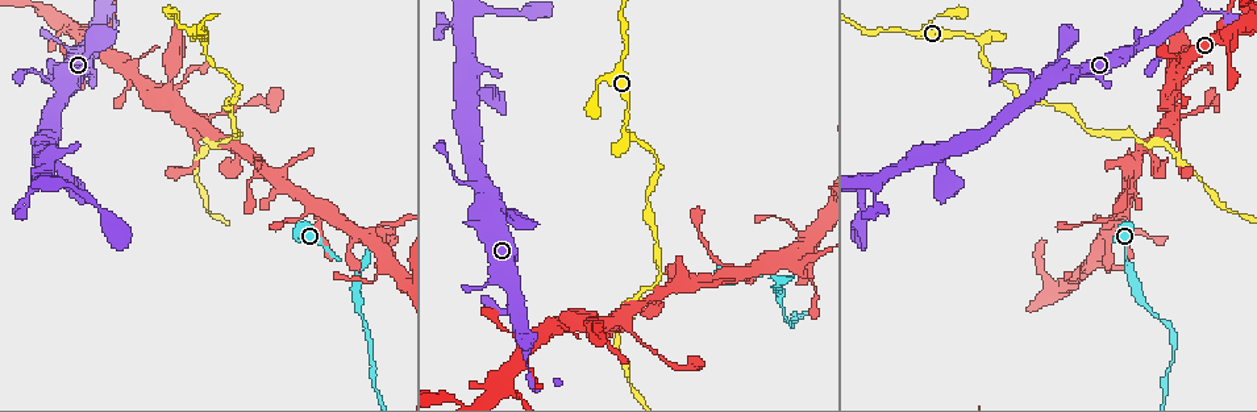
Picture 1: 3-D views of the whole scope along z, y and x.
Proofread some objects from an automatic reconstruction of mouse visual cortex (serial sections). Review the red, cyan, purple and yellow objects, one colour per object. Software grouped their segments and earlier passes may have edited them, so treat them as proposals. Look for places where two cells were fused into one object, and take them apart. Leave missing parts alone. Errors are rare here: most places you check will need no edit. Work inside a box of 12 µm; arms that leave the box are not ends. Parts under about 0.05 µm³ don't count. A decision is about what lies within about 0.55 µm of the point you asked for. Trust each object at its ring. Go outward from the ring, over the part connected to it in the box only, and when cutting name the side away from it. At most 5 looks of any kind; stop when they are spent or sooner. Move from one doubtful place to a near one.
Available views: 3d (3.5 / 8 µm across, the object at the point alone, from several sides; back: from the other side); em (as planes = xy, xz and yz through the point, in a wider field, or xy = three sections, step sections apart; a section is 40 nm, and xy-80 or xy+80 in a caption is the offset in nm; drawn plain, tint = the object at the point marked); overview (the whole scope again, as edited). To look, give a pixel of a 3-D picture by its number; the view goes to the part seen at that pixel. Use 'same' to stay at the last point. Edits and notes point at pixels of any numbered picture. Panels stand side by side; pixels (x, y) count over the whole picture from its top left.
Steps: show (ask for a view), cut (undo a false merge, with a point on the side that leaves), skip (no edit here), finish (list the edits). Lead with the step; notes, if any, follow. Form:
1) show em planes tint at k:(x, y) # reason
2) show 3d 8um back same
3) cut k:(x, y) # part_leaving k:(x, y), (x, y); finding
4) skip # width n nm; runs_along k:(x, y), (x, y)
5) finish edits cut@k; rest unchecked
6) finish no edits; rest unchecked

show 3d 3.5um back at 1:(201, 43)

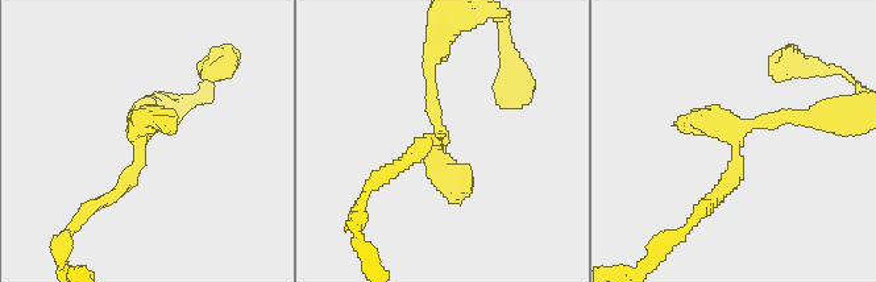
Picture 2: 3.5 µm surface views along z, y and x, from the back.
show em planes tint at 2:(141, 129)

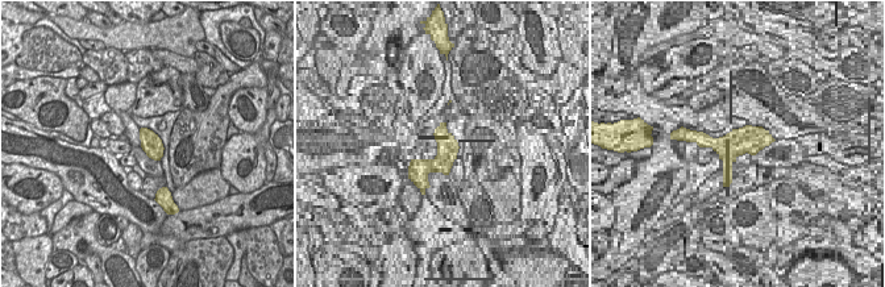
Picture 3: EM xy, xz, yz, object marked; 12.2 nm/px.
skip # runs_along 2:(820, 119), (742, 127), (715, 199); continuous, no second cell

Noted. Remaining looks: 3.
show 3d 3.5um at 1:(1181, 156) # calibre changes

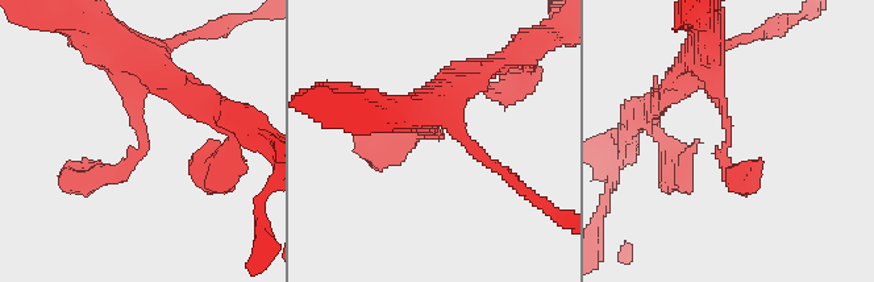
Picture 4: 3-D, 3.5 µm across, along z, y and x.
show em xy step 5 tint at 4:(139, 137) # now the EM

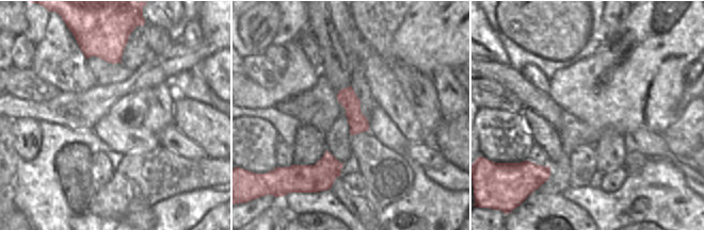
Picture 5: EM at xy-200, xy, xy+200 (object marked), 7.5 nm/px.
skip # arm_widths 250, 250 nm; runs_along 4:(130, 53), (144, 146), (79, 179); all the same cell

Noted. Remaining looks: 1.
finish no edits; rest unchecked

